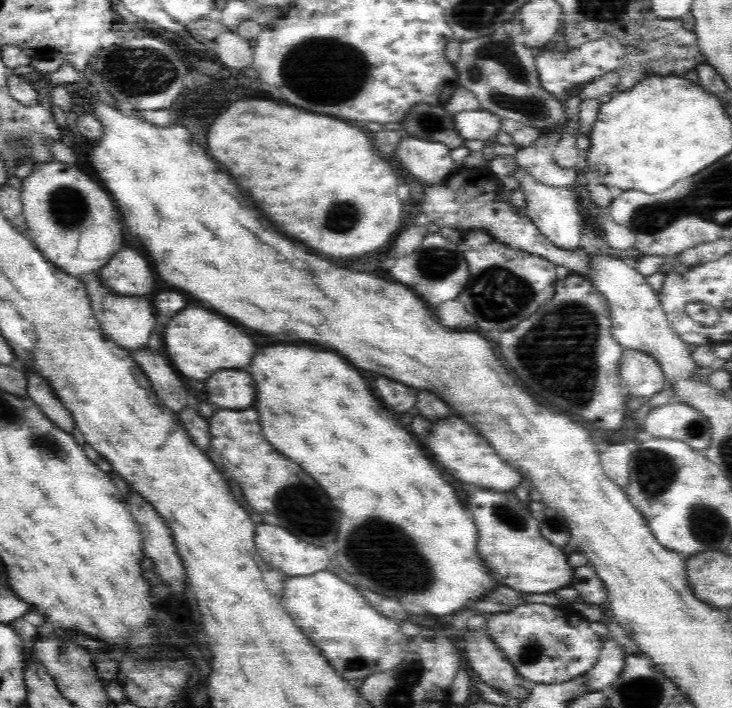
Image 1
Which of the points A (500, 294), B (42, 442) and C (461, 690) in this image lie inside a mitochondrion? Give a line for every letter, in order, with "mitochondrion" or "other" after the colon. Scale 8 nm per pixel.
A: mitochondrion
B: mitochondrion
C: other

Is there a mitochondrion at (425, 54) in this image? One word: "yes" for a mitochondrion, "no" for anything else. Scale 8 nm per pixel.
no

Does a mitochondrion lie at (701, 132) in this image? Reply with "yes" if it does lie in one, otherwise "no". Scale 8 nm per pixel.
no

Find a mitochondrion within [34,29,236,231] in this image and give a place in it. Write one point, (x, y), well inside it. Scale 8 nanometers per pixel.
(134, 67)

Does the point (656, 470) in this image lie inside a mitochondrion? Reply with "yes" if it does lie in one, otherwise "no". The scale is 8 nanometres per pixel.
yes

